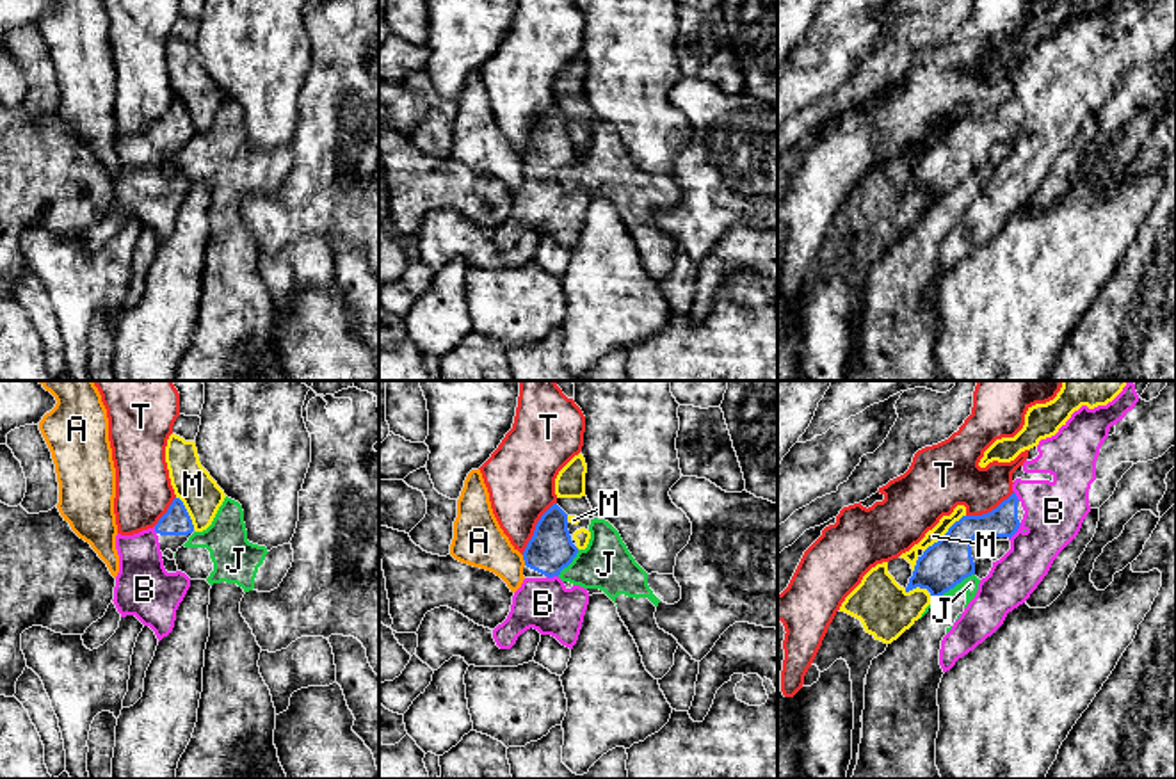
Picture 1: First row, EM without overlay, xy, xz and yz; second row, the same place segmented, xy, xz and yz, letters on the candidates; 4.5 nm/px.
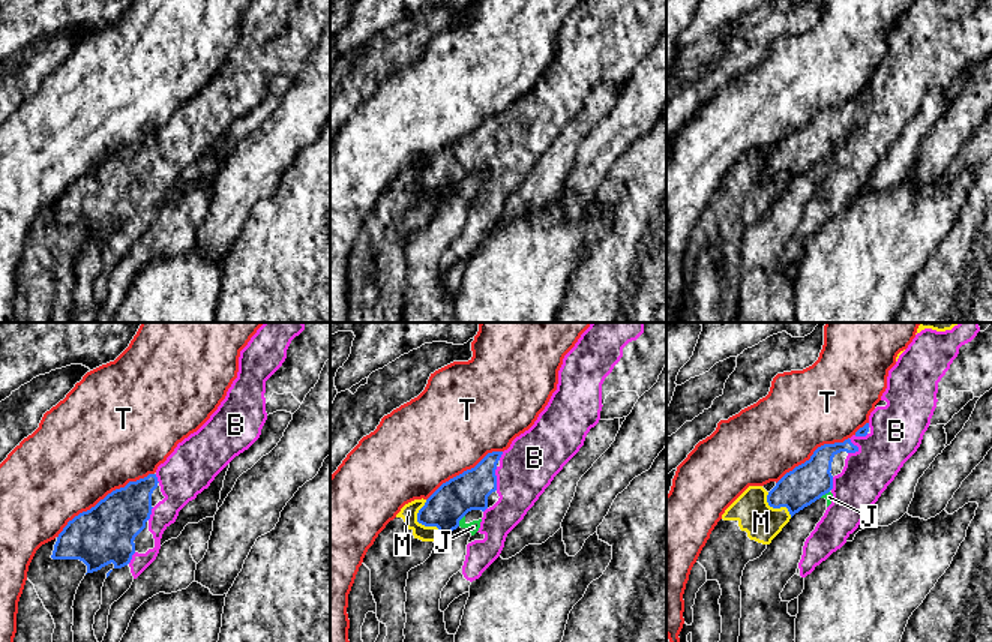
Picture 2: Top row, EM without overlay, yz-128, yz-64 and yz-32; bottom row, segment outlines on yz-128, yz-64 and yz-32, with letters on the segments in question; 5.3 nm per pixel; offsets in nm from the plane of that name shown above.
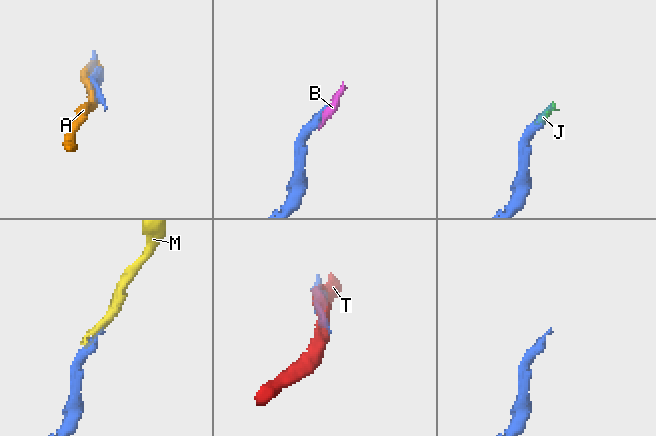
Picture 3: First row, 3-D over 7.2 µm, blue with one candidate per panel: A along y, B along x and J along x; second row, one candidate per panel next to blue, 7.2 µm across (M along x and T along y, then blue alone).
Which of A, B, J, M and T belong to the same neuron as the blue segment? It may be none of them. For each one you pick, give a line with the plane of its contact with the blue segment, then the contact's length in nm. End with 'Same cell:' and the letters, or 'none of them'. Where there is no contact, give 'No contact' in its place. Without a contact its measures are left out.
B: Touches blue in yz. Shared border 100 nm
Same cell: B

